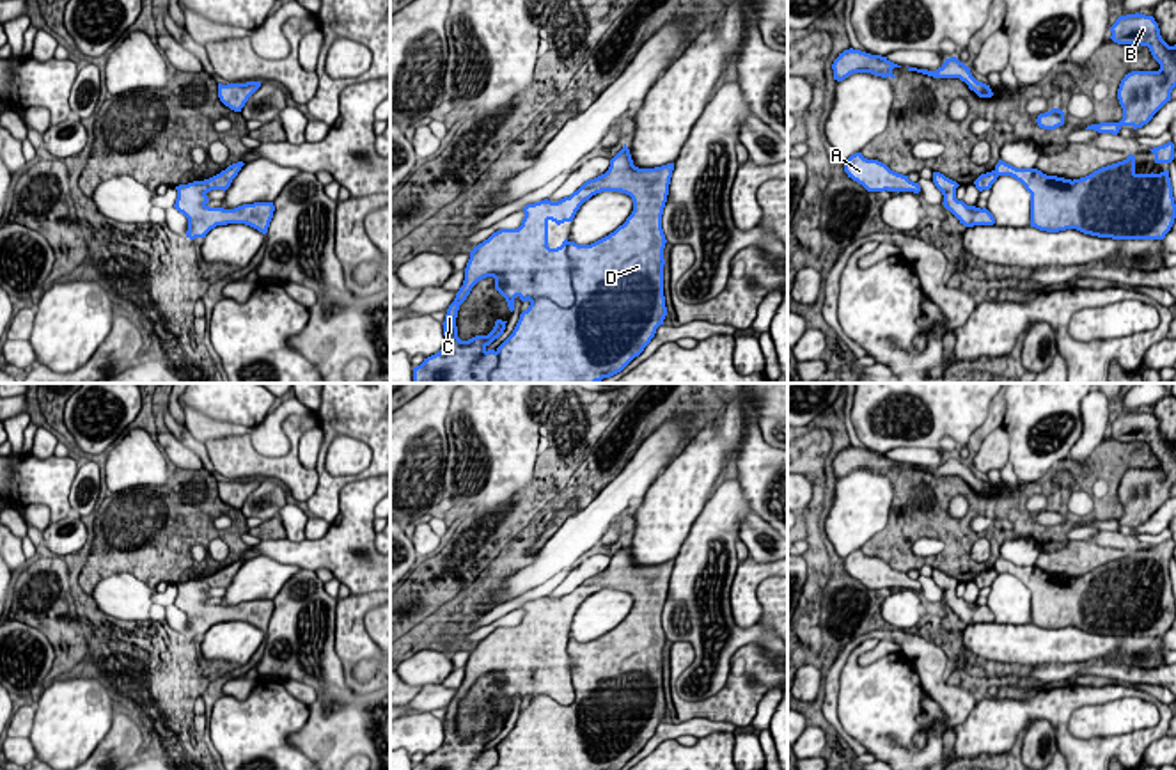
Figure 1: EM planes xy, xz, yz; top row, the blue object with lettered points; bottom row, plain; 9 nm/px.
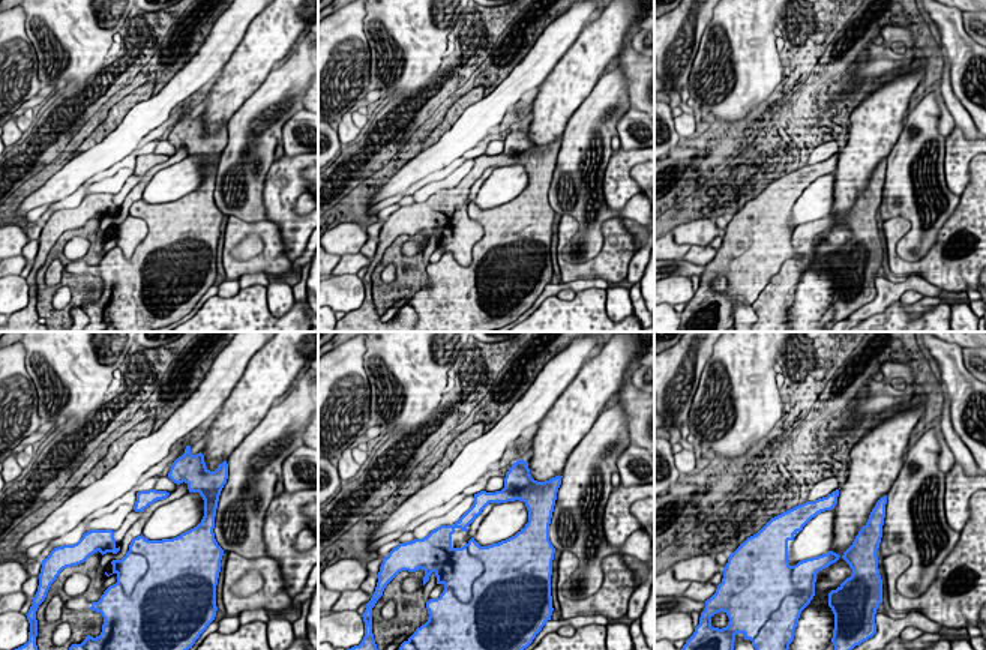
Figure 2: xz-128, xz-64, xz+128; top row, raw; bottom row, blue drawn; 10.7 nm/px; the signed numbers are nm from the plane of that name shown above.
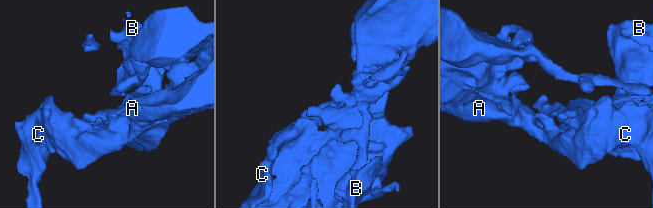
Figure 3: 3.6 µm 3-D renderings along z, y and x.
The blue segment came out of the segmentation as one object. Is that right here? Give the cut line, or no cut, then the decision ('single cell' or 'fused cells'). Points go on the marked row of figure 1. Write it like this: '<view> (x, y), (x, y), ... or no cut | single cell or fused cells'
no cut | single cell

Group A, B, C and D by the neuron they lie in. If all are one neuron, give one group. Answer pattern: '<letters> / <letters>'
A B C D

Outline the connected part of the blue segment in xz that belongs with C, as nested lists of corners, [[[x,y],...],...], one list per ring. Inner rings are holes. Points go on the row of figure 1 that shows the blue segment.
[[[624,144],[610,160],[605,174],[585,181],[576,192],[557,202],[545,199],[527,204],[518,229],[500,229],[474,247],[465,268],[463,286],[456,293],[442,323],[445,335],[443,348],[413,367],[413,383],[598,383],[621,373],[644,351],[667,316],[663,296],[663,248],[667,240],[662,229],[662,215],[672,170],[674,163],[655,169],[635,167]],[[601,192],[621,192],[631,197],[633,211],[626,222],[591,245],[578,245],[566,238],[561,247],[550,248],[548,222],[552,220],[557,225],[573,222],[580,206]],[[486,277],[495,279],[495,289],[506,298],[511,312],[514,310],[516,296],[521,302],[530,302],[529,309],[520,314],[513,334],[497,350],[490,350],[488,346],[504,334],[507,321],[497,319],[488,335],[475,335],[468,341],[458,337],[456,326],[459,305],[466,300],[472,287]]]

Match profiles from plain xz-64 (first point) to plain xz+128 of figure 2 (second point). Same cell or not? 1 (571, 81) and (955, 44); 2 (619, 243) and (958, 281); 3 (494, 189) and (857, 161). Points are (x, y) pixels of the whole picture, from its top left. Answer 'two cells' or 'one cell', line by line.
1: two cells
2: one cell
3: two cells

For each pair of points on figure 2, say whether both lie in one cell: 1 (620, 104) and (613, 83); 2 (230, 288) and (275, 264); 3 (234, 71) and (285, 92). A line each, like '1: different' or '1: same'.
1: same
2: different
3: different

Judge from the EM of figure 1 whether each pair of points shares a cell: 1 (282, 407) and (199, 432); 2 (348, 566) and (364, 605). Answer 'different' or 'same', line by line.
1: same
2: different

